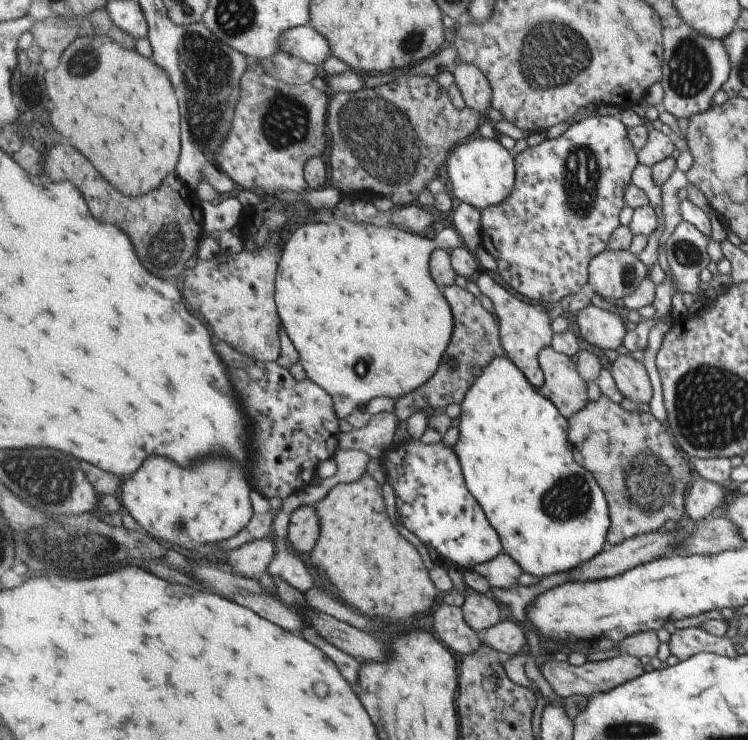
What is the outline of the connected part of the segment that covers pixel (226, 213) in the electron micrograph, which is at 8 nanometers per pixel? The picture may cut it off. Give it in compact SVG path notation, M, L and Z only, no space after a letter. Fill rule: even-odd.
M235 196L220 203L205 201L202 207L205 217L204 228L208 234L233 230L239 224L239 216L243 212L243 204Z

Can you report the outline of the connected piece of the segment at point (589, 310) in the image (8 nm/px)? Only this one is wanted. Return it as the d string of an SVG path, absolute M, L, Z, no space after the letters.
M587 304L577 312L576 322L583 344L599 350L613 350L624 345L629 334L625 321L613 310L605 310L593 304Z

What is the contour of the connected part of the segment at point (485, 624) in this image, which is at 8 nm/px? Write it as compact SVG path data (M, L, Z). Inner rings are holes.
M468 591L462 609L467 624L480 634L503 620L503 610L501 610L499 602L488 592Z

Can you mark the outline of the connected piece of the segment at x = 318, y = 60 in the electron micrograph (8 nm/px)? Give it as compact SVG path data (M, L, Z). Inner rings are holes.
M310 25L287 30L287 33L281 36L280 50L291 56L302 58L320 69L325 61L333 57L329 40Z

